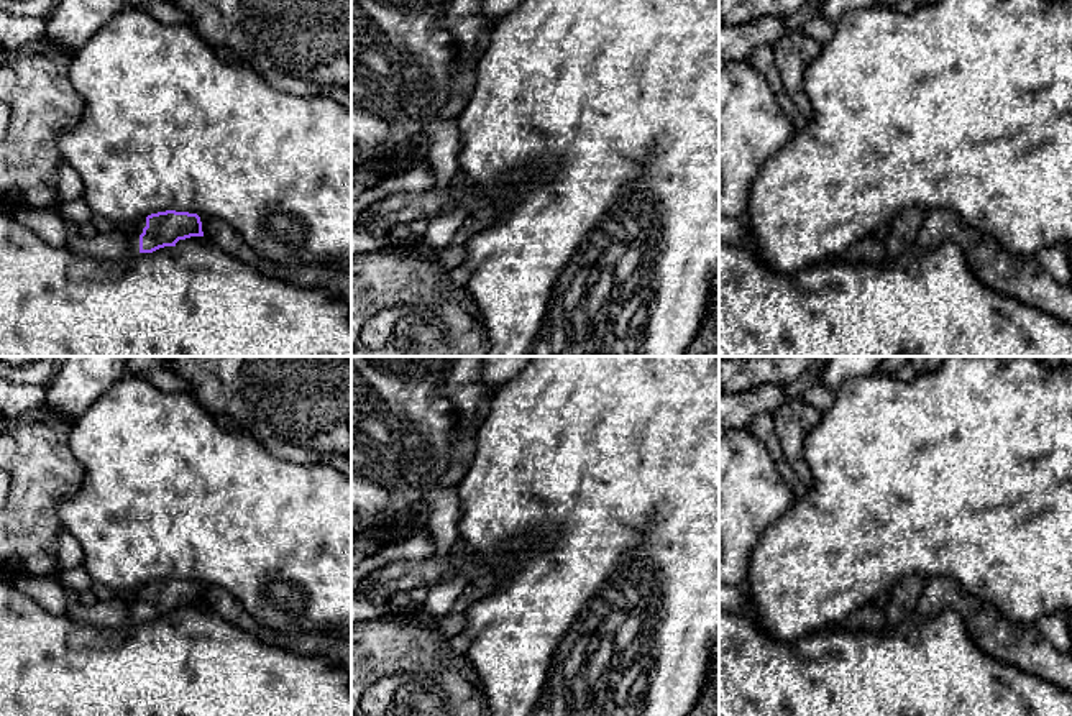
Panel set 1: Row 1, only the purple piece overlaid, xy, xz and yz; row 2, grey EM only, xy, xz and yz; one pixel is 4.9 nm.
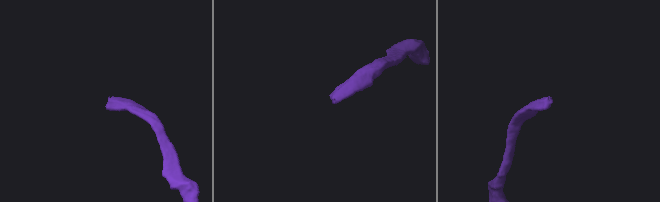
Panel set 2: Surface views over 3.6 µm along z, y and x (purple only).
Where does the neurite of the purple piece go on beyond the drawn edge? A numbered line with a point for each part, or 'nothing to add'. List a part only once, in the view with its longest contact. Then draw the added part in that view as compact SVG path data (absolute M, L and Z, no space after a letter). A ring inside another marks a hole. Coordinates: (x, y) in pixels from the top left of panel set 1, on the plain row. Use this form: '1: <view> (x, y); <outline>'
1: xy (133, 606); M141 586L135 591L135 598L128 601L130 622L133 624L140 622L140 603L143 601L144 594L146 594L146 586Z

